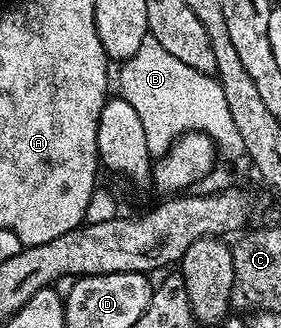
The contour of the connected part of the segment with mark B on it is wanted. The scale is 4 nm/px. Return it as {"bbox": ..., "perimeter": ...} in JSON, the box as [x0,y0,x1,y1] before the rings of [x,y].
{"bbox":[119,35,250,194],"perimeter":[[[149,35],[140,43],[136,53],[125,60],[121,67],[119,94],[139,114],[151,156],[165,155],[179,136],[201,131],[213,140],[219,161],[209,174],[200,180],[199,192],[214,194],[235,188],[246,171],[249,172],[250,162],[244,149],[244,141],[237,132],[228,101],[224,98],[224,91],[217,78],[202,74],[184,61],[177,60],[168,49],[164,49]]]}

